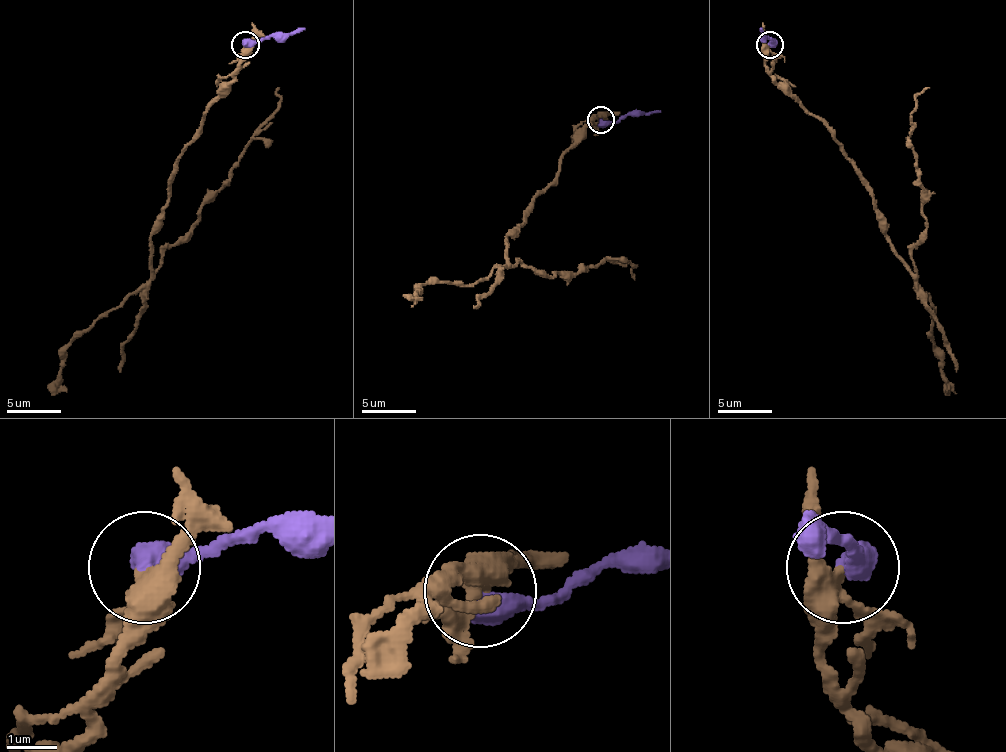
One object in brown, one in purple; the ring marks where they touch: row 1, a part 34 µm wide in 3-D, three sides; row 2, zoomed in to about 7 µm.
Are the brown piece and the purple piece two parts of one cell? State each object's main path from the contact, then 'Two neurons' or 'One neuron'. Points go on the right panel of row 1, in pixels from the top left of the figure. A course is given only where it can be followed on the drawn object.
Course of brown: (770, 45), (765, 69), (824, 123), (911, 269), (927, 221), (908, 137), (916, 96), (930, 88). Course of purple: (770, 45), (759, 29). Two neurons

